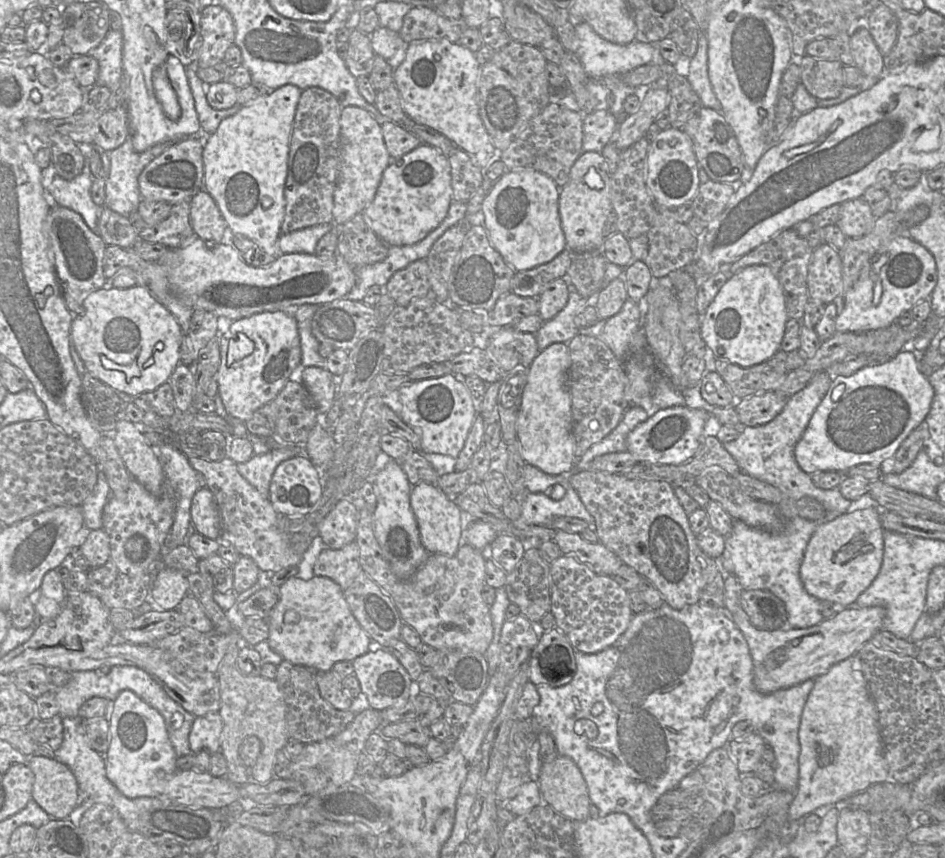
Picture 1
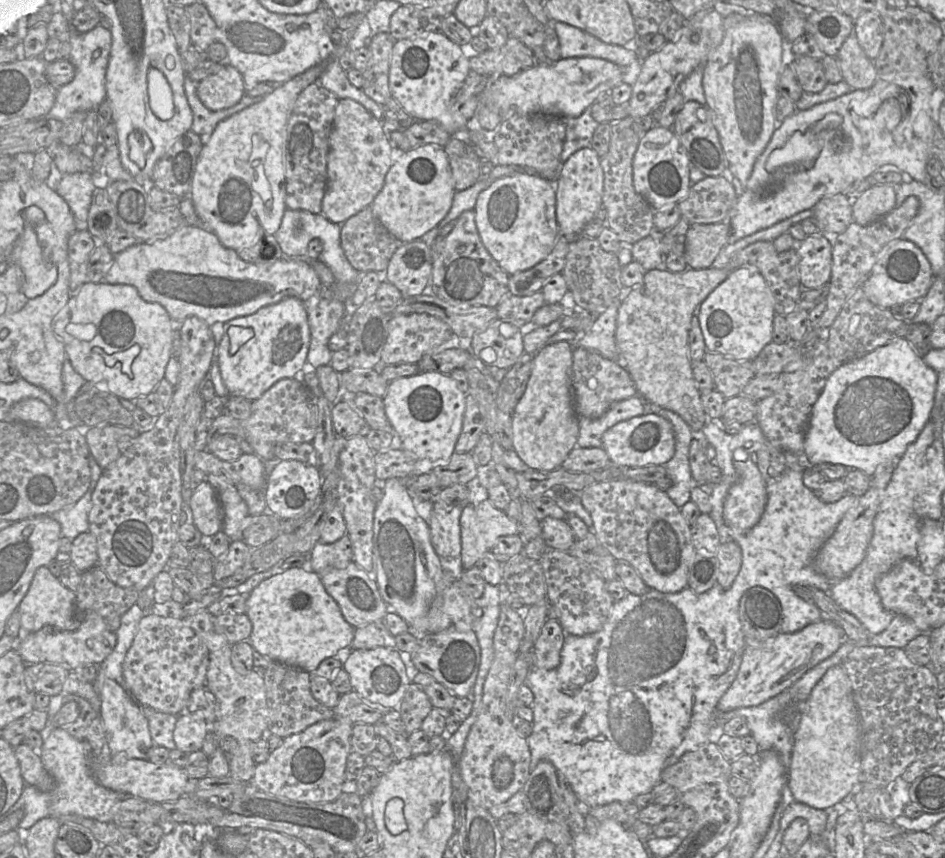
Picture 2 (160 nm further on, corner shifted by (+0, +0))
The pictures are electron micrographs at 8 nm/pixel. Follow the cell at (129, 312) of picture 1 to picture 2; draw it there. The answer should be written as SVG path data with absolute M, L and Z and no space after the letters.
M86 282L72 291L67 304L52 320L53 332L63 342L73 368L86 381L130 400L153 393L157 384L165 378L165 369L172 356L175 325L163 306L143 300L134 286L106 282Z

